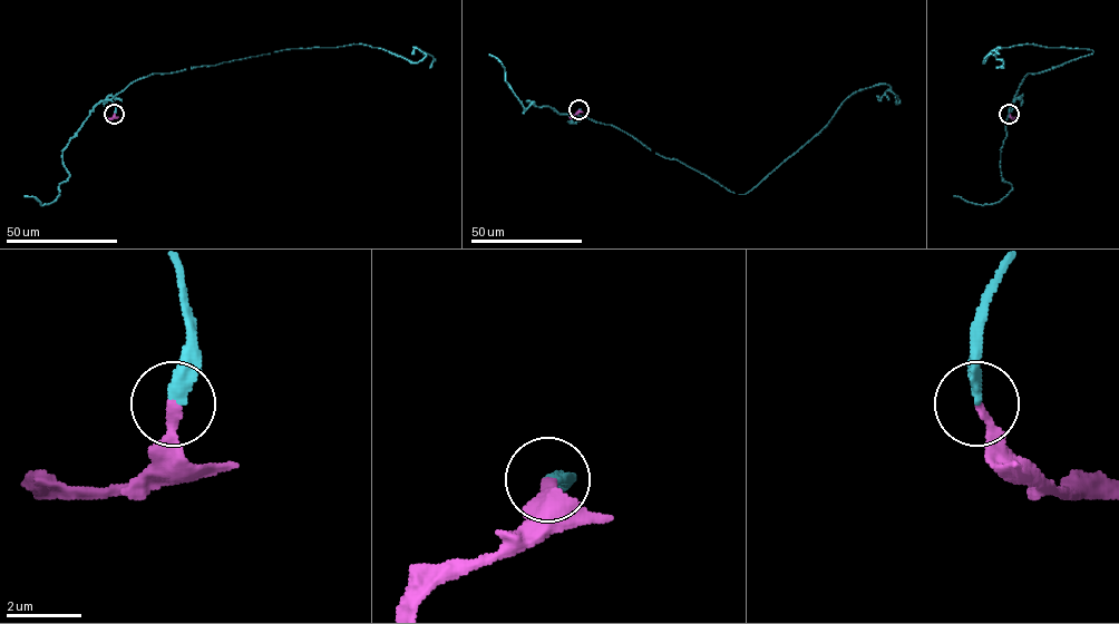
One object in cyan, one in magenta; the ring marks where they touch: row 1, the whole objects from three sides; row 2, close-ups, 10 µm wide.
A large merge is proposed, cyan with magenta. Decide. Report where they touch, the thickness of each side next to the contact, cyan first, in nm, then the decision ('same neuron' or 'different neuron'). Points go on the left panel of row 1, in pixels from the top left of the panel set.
place (114, 114); calibres 320 and 220 nm; same neuron

